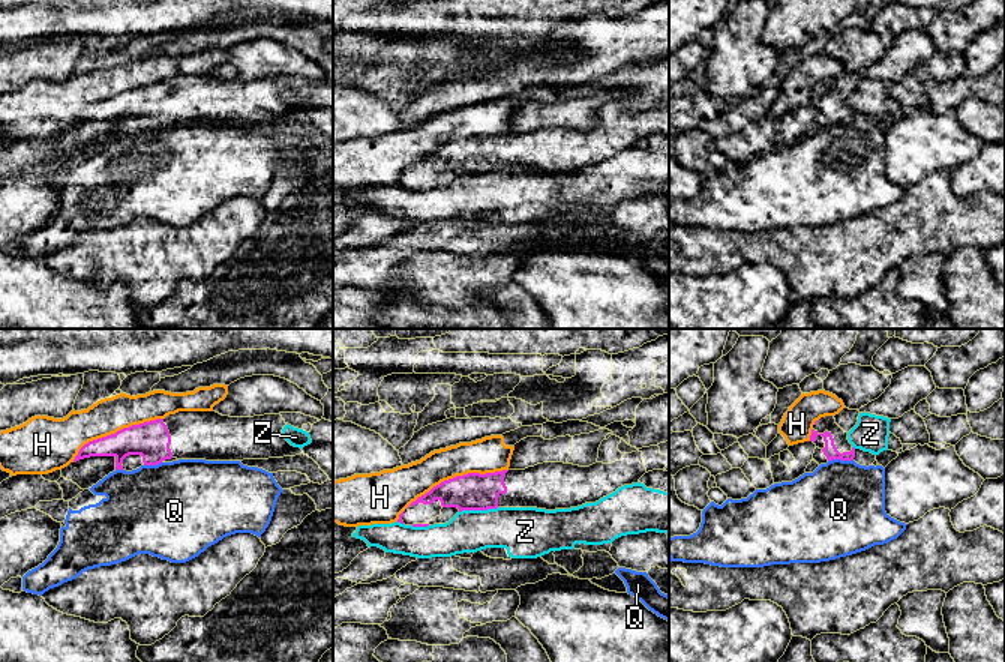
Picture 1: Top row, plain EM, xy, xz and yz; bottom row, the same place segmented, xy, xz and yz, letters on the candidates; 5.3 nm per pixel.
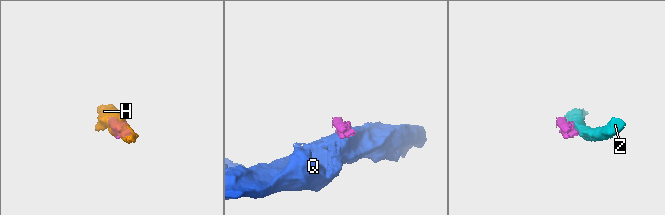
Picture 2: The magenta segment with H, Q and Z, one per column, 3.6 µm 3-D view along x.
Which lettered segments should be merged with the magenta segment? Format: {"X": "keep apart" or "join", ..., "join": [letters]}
{"H": "keep apart", "Q": "keep apart", "Z": "keep apart", "join": []}

